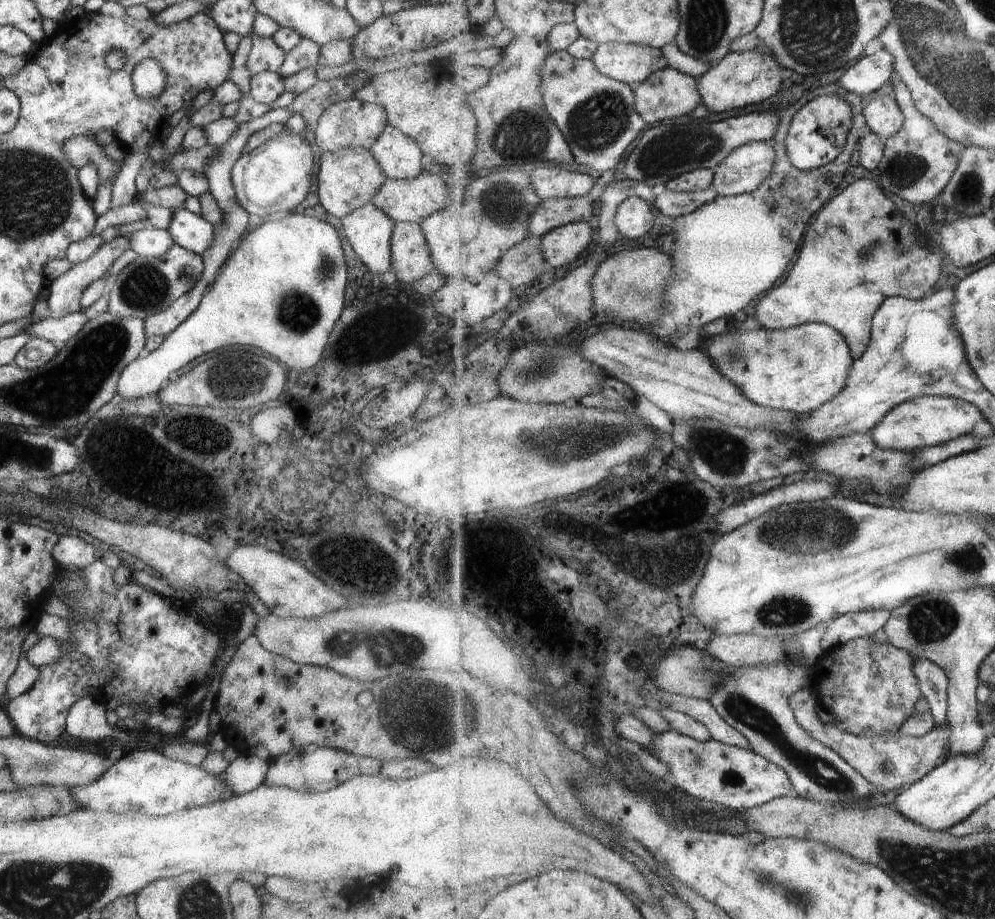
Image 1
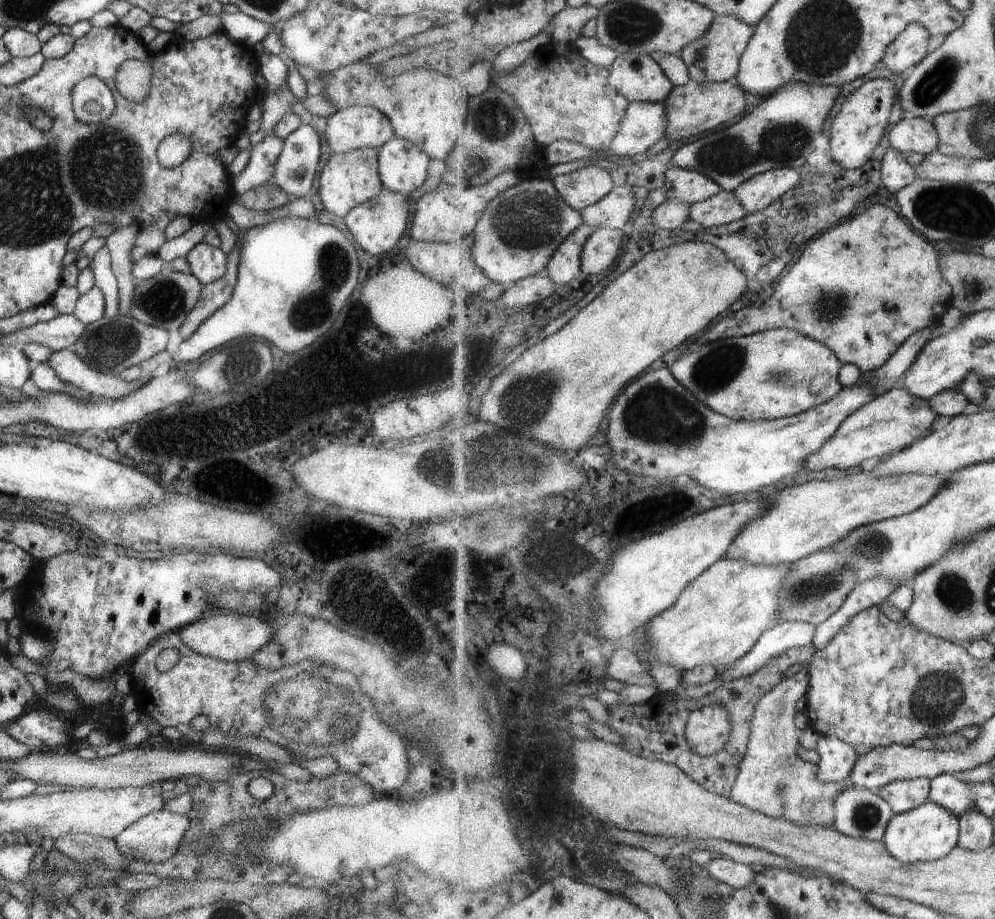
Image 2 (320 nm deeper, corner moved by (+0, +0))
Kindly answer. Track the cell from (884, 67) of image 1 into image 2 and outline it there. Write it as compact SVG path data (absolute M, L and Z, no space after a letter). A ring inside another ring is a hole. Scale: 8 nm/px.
M911 23L889 46L884 64L893 72L905 73L912 70L929 54L931 33L925 25Z

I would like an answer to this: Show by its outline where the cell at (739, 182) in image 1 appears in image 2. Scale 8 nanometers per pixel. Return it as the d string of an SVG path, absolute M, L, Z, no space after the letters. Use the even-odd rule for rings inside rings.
M789 167L770 170L755 175L734 193L749 215L762 213L773 202L777 202L777 196L781 198L785 192L795 188L801 182L799 178L799 171Z

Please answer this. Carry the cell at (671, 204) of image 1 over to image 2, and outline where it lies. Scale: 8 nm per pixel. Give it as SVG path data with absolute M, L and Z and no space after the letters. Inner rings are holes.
M725 190L709 200L691 206L692 220L702 224L706 229L722 227L743 220L748 215L735 193Z

